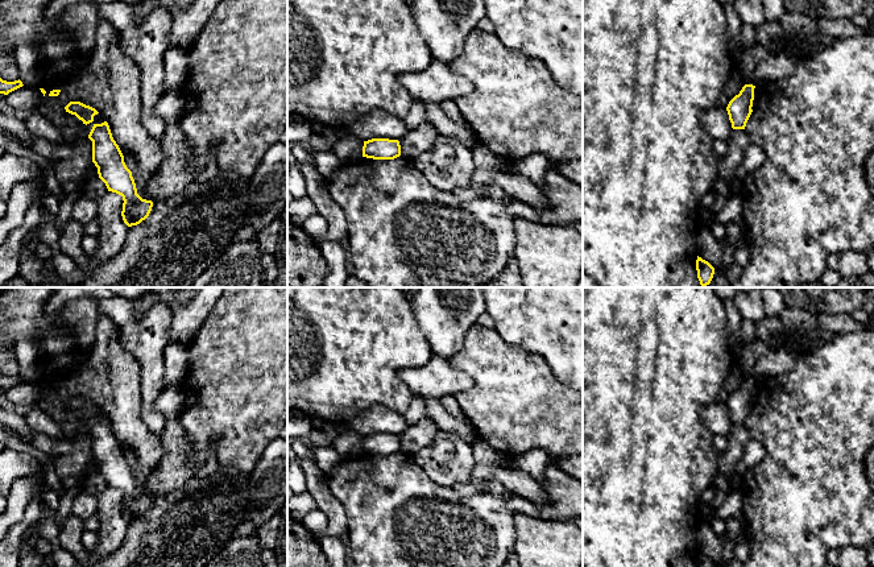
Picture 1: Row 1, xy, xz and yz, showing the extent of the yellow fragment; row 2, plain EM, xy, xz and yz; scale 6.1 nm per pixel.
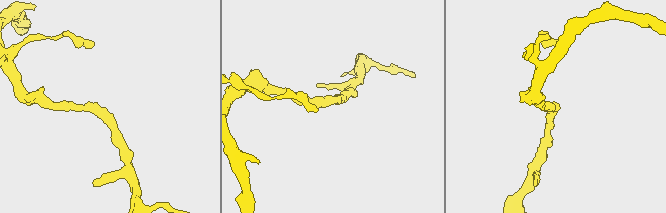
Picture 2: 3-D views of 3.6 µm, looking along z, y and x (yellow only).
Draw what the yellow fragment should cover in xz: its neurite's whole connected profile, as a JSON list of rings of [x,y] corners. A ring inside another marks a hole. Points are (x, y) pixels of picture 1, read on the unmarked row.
[[[372,434],[364,436],[363,452],[373,455],[394,455],[401,451],[398,435]]]

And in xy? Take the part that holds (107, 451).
[[[108,418],[94,419],[88,434],[92,436],[92,458],[98,463],[99,473],[108,487],[123,492],[124,518],[128,522],[140,520],[149,512],[153,497],[137,489],[132,467],[124,458],[124,451],[112,433]]]

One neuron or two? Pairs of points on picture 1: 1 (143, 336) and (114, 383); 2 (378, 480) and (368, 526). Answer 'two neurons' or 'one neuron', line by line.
1: two neurons
2: one neuron

